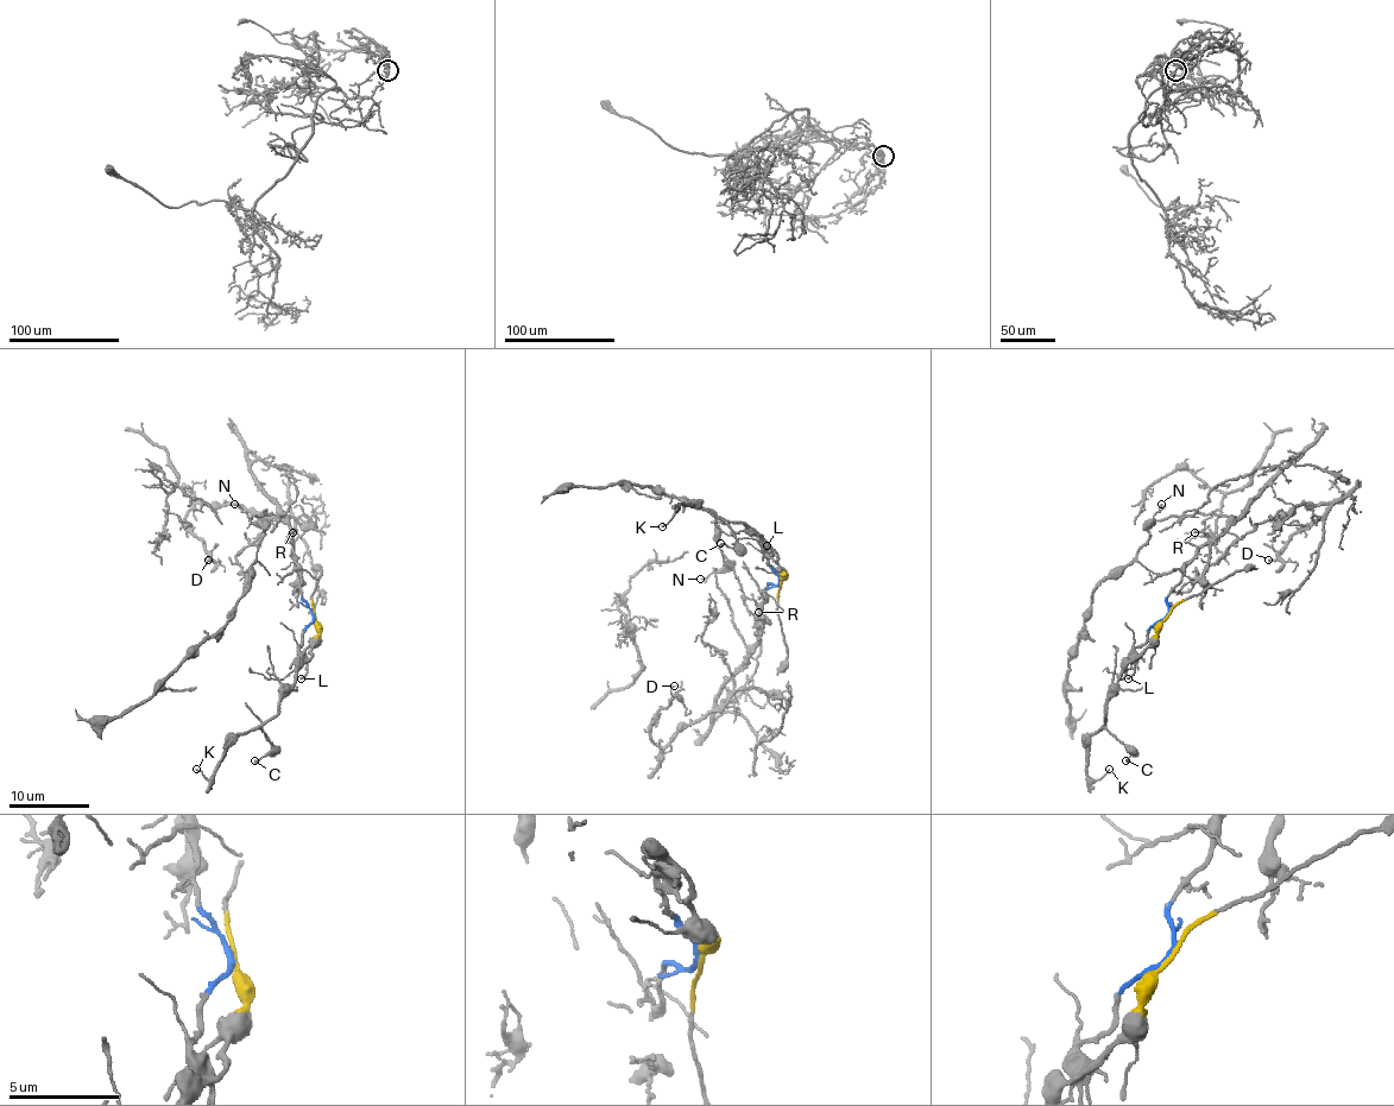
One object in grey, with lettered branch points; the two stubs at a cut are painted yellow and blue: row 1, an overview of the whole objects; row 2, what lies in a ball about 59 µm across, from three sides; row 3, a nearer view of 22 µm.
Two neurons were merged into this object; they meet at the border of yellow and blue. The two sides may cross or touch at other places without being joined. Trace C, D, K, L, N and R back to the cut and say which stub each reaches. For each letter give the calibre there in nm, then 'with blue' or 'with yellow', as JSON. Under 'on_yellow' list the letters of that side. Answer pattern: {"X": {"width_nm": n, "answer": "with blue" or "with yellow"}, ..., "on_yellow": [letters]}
{"C": {"width_nm": 180, "answer": "with yellow"}, "D": {"width_nm": 130, "answer": "with blue"}, "K": {"width_nm": 130, "answer": "with yellow"}, "L": {"width_nm": 110, "answer": "with blue"}, "N": {"width_nm": 110, "answer": "with blue"}, "R": {"width_nm": 120, "answer": "with blue"}, "on_yellow": ["C", "K"]}

